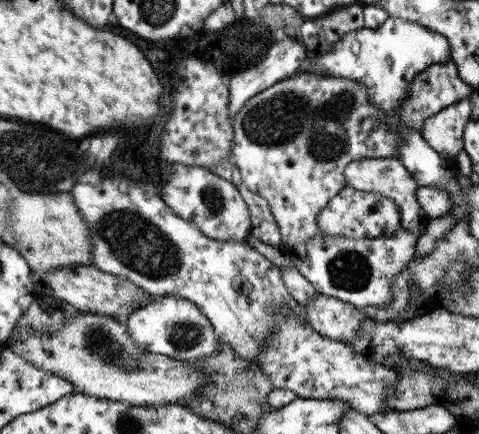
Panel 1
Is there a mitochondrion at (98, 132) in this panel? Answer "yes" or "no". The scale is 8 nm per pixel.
no

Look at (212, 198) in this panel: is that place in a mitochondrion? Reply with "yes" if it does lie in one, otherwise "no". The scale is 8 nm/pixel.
yes

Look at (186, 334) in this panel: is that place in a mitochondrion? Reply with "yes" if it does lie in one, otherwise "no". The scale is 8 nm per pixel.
yes

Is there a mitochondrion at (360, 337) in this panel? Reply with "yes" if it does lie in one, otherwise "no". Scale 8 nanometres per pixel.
no

